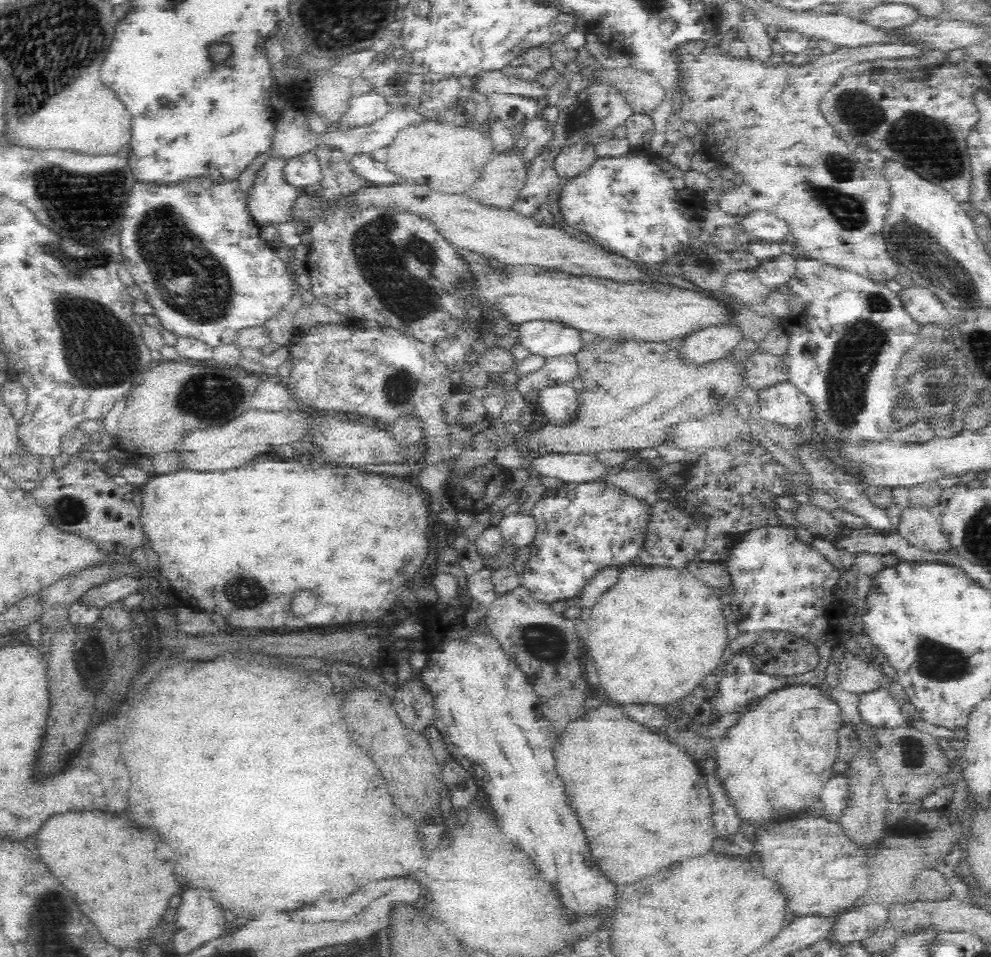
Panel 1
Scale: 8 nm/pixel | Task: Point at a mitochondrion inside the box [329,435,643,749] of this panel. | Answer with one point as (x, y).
(546, 643)

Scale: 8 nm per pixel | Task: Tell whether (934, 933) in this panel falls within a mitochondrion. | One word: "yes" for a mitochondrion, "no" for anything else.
no

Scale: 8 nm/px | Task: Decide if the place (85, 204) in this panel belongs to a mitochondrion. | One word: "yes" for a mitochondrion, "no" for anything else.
yes

